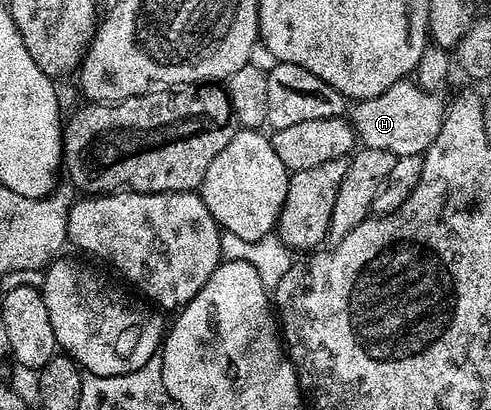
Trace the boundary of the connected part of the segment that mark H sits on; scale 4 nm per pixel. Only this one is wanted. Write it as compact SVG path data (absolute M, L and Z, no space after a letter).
M401 81L390 85L390 89L386 89L386 93L378 93L378 97L373 99L361 99L355 104L356 107L350 111L350 122L353 133L357 142L364 149L381 150L395 155L396 158L402 156L421 156L434 143L435 137L438 137L438 129L444 120L446 110L445 100L440 100L439 94L431 91L424 91L423 88L416 85L412 81Z

